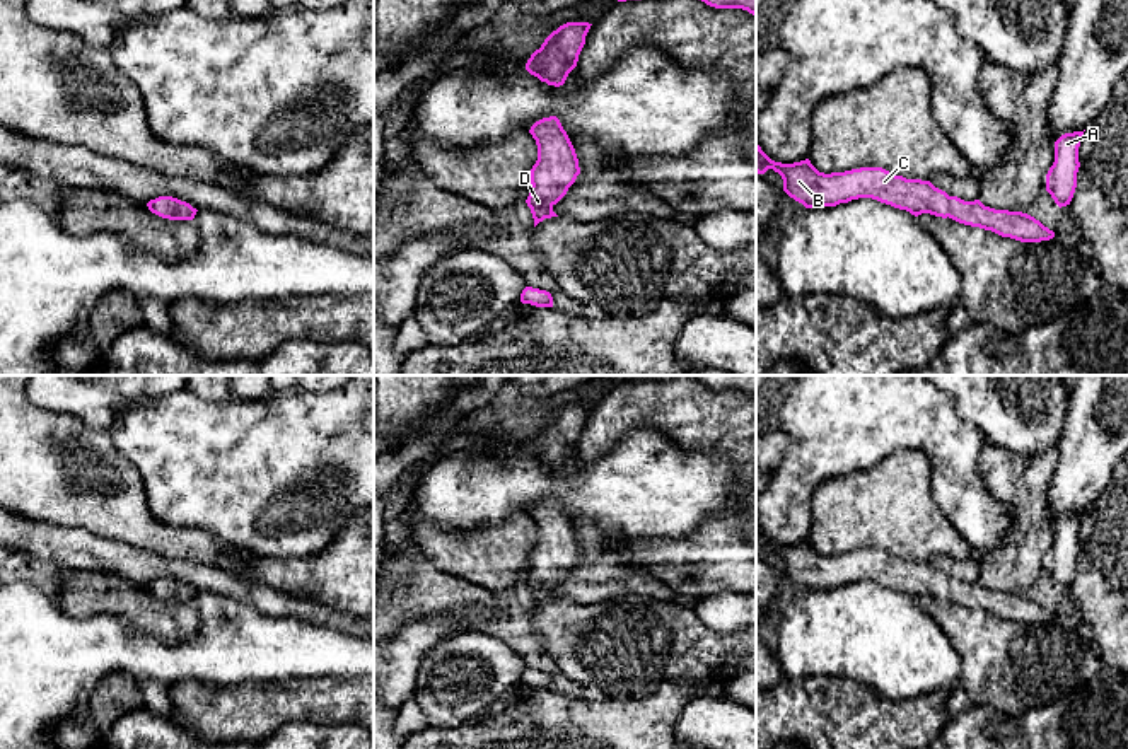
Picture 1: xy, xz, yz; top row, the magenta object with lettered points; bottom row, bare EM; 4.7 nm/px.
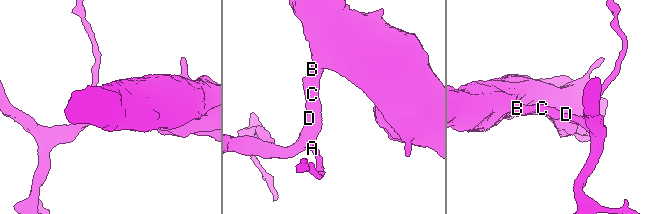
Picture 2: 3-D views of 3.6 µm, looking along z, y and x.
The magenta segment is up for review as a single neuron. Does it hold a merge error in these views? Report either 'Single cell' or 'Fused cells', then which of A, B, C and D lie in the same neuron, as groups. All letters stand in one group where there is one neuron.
Single cell. Groups: A B C D

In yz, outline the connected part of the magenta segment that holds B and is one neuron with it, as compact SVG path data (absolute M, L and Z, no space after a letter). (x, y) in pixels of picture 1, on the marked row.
M756 145L756 172L765 174L768 169L782 176L783 191L805 208L836 206L858 198L872 198L915 217L922 213L949 217L959 224L1020 242L1041 242L1055 237L1053 230L1027 213L995 210L980 200L964 201L949 196L930 181L906 179L882 167L824 174L809 159L794 164L775 162Z

